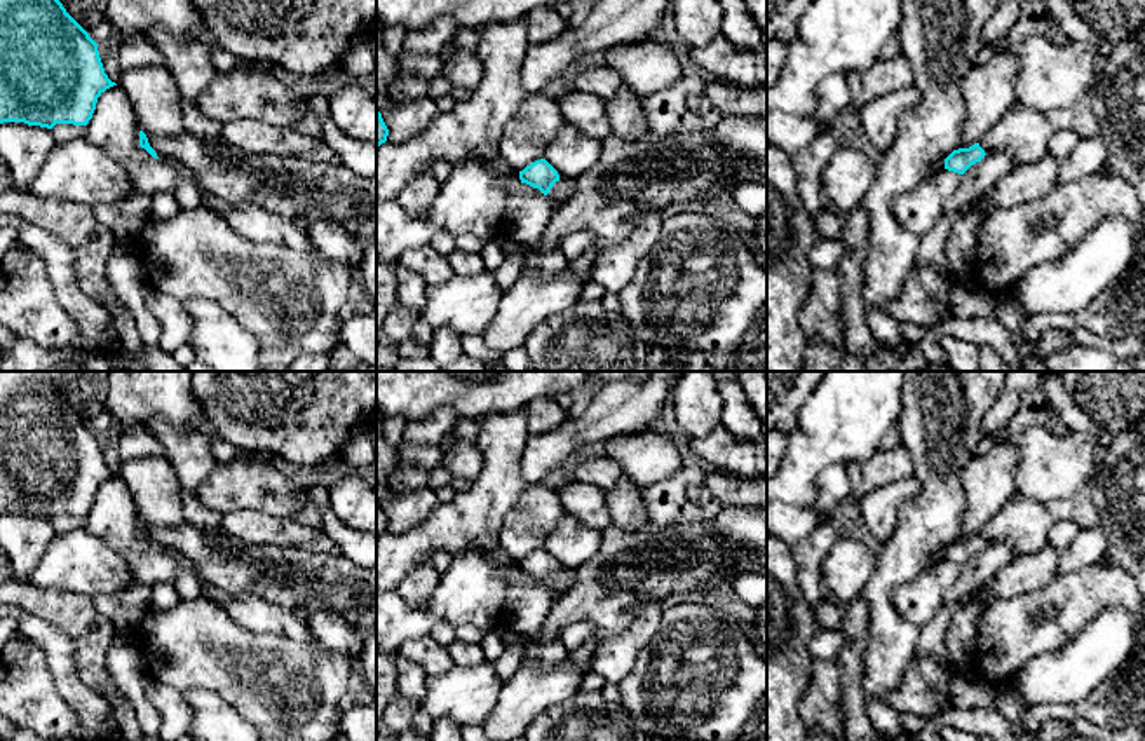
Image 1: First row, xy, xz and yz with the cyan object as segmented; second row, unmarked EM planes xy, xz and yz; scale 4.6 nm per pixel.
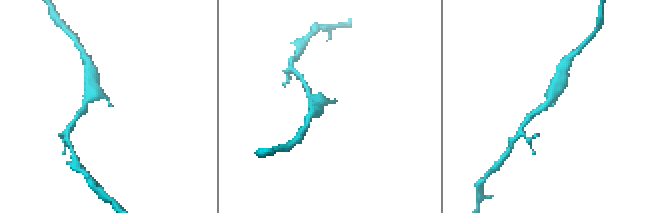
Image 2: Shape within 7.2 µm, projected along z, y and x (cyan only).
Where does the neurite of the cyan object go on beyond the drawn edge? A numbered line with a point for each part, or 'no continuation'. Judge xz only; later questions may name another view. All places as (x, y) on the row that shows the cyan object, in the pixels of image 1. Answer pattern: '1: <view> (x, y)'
1: xz (562, 189)

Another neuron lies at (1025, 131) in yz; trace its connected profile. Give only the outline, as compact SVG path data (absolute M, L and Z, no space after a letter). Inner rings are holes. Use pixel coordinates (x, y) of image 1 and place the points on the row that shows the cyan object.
M1103 68L1094 70L1091 87L1072 105L1051 112L1039 112L1014 103L1004 117L978 141L985 153L1013 150L1018 164L1030 164L1047 153L1049 139L1060 131L1072 131L1079 138L1100 134L1100 122L1093 112L1093 98Z

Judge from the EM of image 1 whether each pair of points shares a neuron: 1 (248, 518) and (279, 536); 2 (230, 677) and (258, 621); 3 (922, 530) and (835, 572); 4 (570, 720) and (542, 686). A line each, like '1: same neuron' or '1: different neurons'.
1: same neuron
2: different neurons
3: different neurons
4: different neurons

